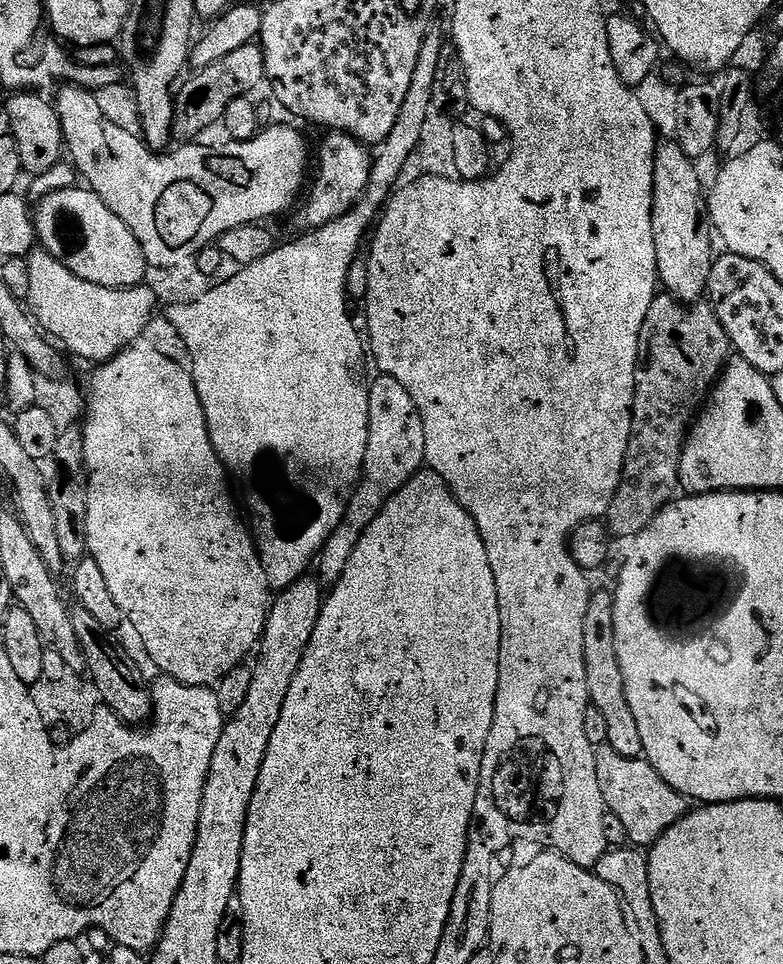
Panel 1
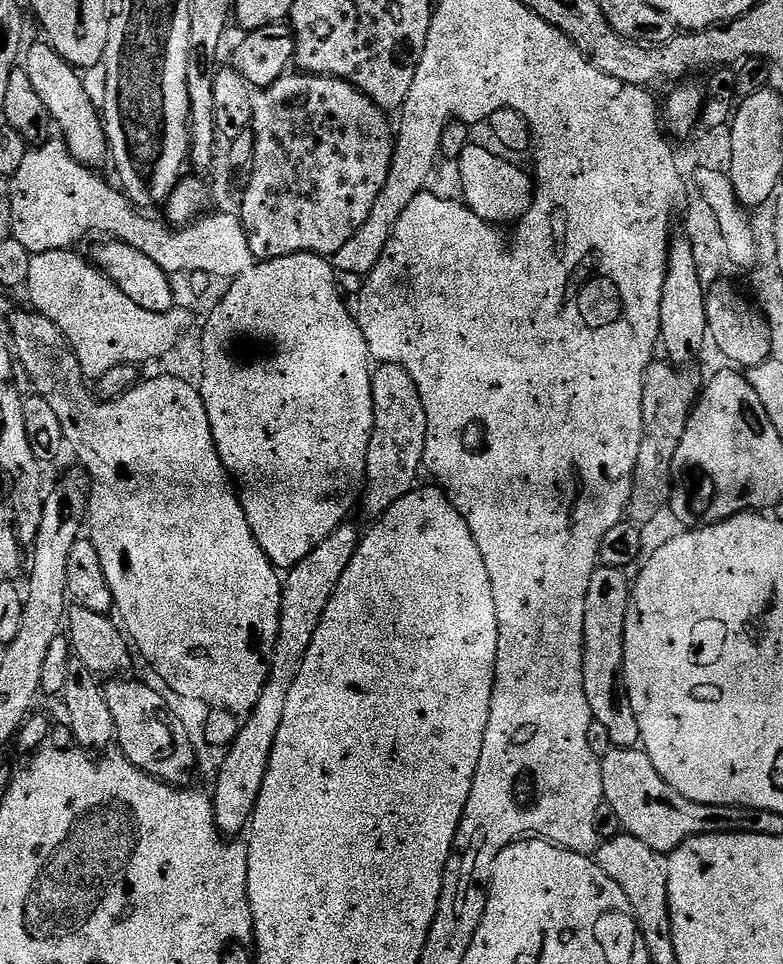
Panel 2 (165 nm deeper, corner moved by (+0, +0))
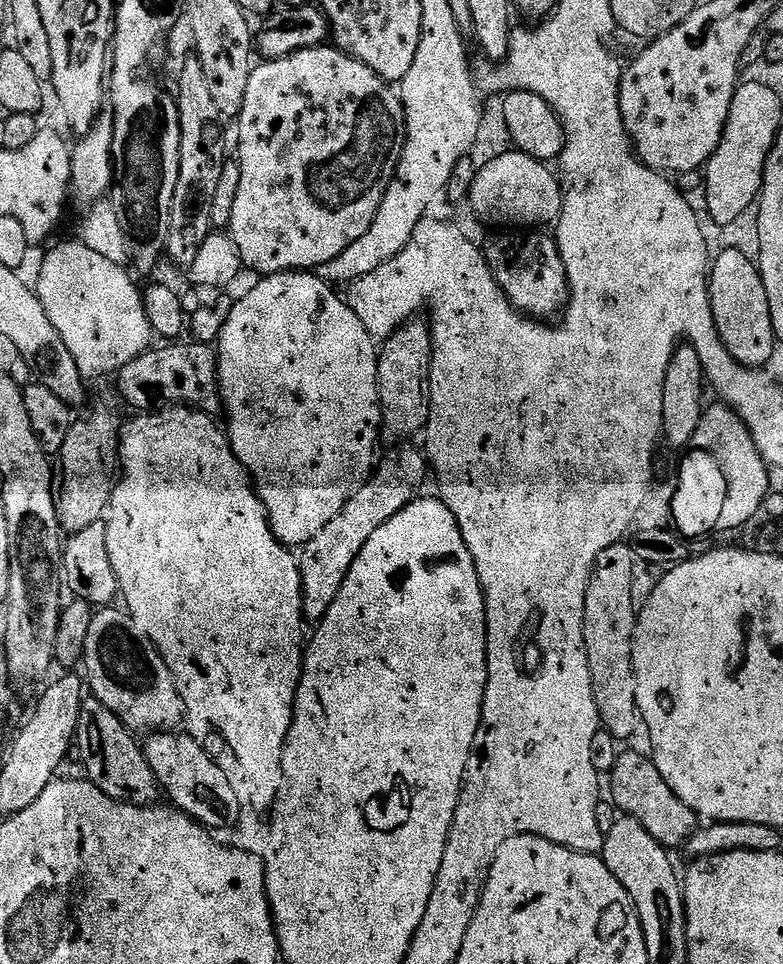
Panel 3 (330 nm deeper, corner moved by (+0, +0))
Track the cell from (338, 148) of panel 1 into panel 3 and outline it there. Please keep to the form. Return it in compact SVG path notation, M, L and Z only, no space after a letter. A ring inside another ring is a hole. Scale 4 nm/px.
M321 46L316 48L300 49L286 57L277 60L265 59L257 63L249 74L249 82L246 87L245 102L238 117L236 136L240 139L240 155L238 161L241 168L238 192L234 199L233 213L226 225L230 237L237 246L238 254L245 269L253 268L260 272L261 277L273 276L276 272L295 272L297 270L318 270L323 264L329 264L342 250L346 250L376 220L378 206L386 194L386 190L392 181L392 175L400 161L400 155L404 149L404 106L400 103L399 95L389 84L370 66L358 62L352 56L348 56L335 46Z

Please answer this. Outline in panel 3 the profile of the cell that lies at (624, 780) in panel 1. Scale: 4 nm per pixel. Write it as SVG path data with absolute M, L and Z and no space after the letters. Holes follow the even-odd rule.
M625 756L616 768L616 778L611 781L615 802L626 814L633 816L642 826L646 826L646 834L663 844L669 850L675 850L688 843L692 833L698 828L698 817L670 786L666 786L666 778L658 774L653 761L645 763L639 756Z

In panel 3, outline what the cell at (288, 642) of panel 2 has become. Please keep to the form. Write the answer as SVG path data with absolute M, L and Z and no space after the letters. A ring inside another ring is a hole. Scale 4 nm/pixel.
M404 448L396 452L384 465L377 467L372 475L346 502L346 506L334 518L334 522L326 522L326 526L309 544L303 545L299 553L300 577L302 578L302 594L304 595L304 619L308 622L319 622L330 610L330 602L338 598L338 590L342 590L342 582L346 582L346 574L350 566L354 566L354 558L370 542L370 534L385 524L398 510L417 499L423 472L426 472L426 456L416 448Z

